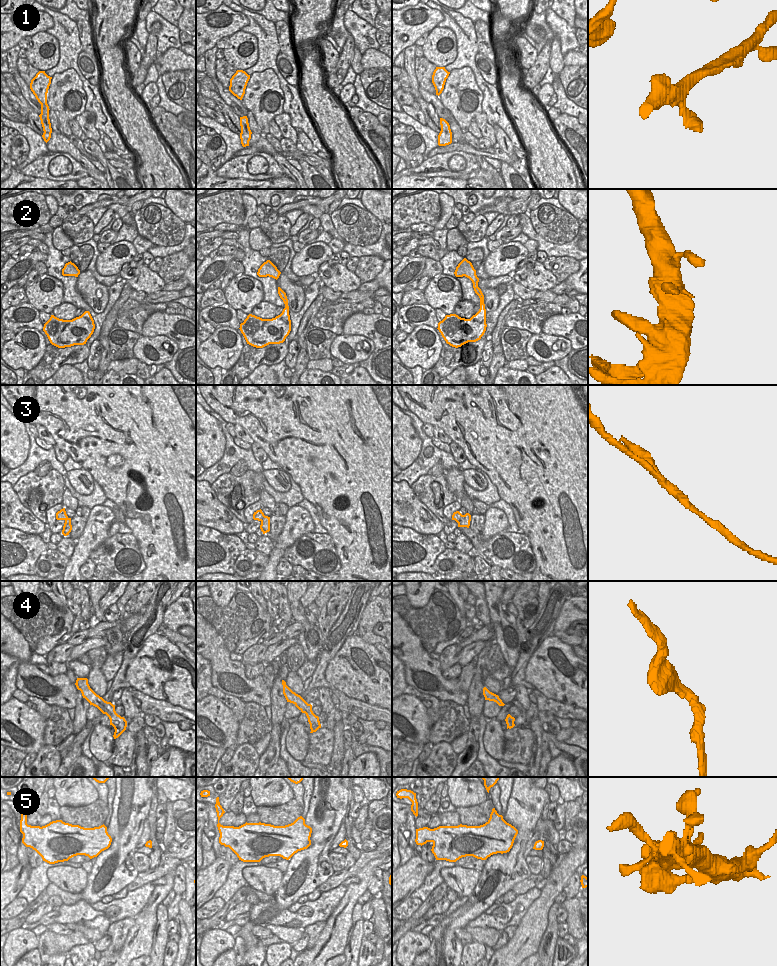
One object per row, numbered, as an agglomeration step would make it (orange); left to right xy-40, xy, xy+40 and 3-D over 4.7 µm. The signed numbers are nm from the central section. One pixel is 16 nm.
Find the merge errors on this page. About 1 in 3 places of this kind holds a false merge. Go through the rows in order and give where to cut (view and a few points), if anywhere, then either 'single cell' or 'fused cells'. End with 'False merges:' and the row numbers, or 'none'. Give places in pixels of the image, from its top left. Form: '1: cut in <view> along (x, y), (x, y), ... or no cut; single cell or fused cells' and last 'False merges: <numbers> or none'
1: no cut; single cell
2: no cut; single cell
3: cut in xy+40 along (463, 515), (457, 522); fused cells
4: no cut; single cell
5: no cut; single cell
False merges: 3

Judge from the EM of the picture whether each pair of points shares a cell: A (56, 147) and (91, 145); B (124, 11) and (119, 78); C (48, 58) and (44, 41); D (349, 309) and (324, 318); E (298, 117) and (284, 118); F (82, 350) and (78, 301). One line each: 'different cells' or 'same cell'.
A: different cells
B: same cell
C: same cell
D: same cell
E: different cells
F: different cells

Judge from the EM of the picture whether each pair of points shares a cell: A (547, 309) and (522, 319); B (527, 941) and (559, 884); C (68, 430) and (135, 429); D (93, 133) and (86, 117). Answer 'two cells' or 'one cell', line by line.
A: one cell
B: one cell
C: one cell
D: one cell

